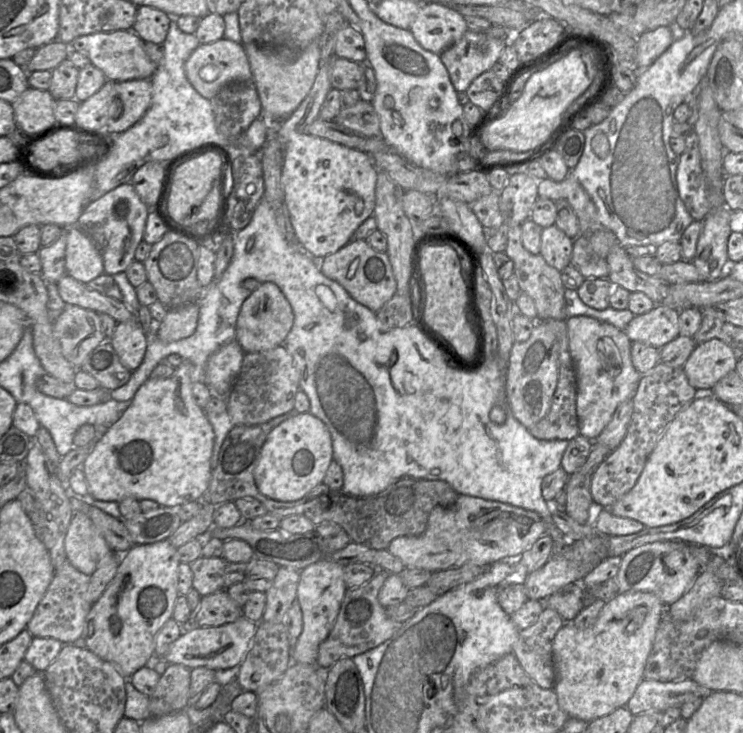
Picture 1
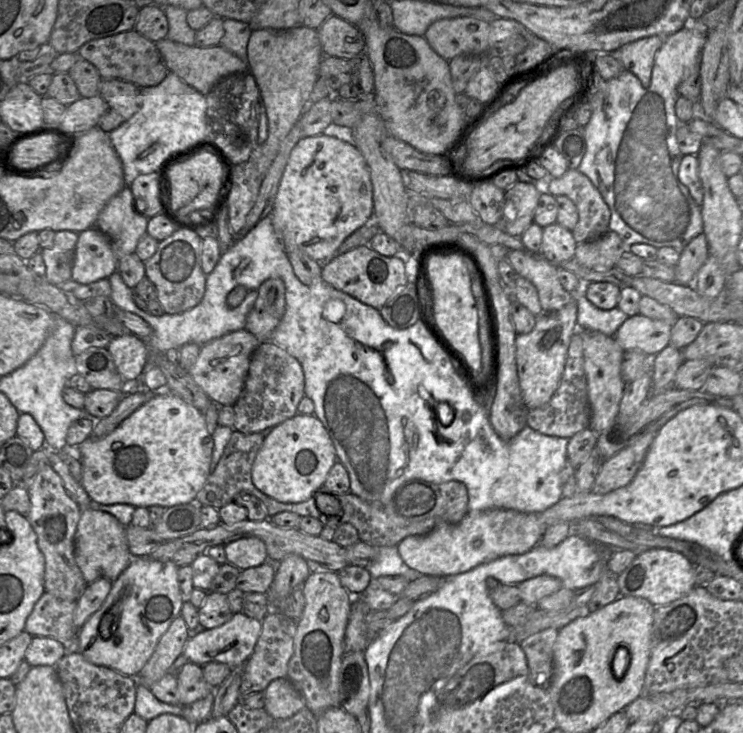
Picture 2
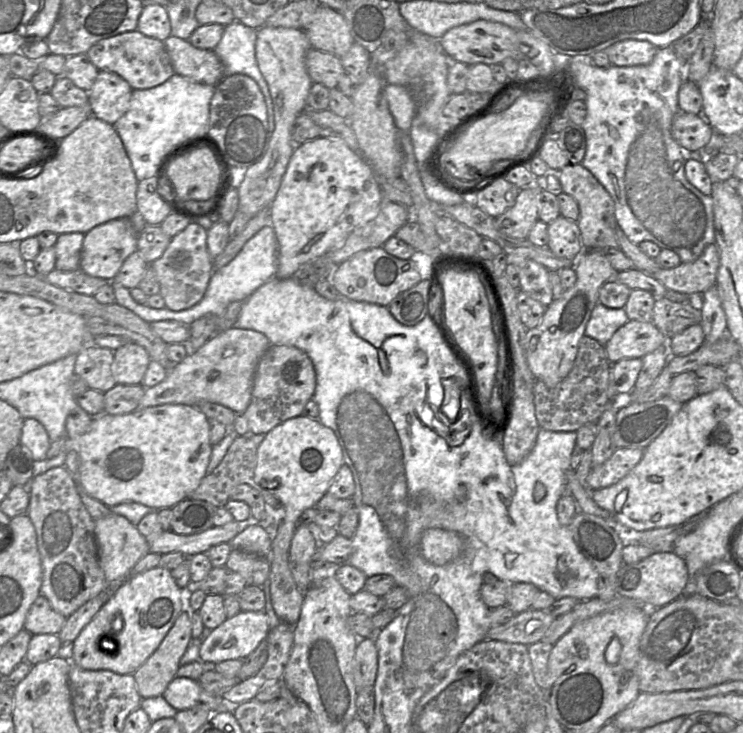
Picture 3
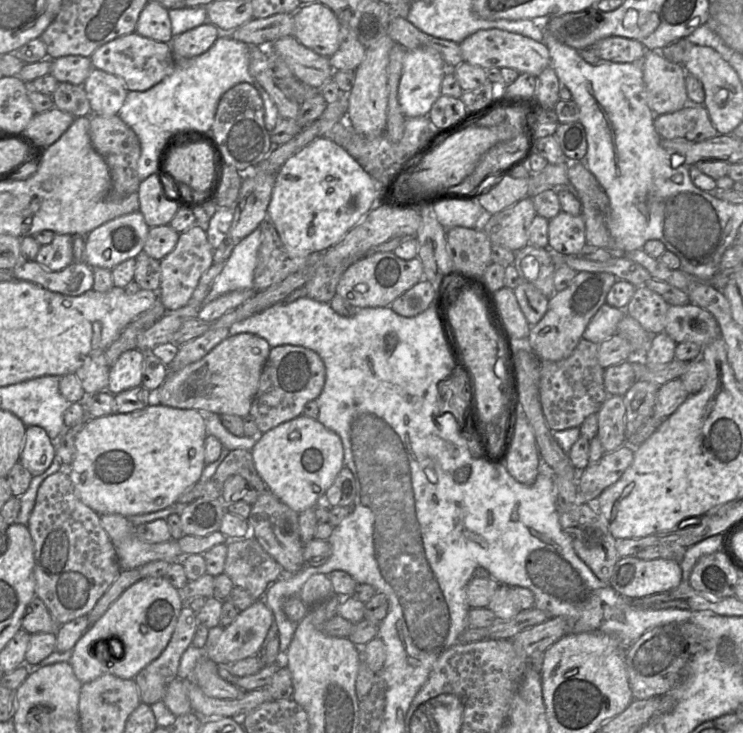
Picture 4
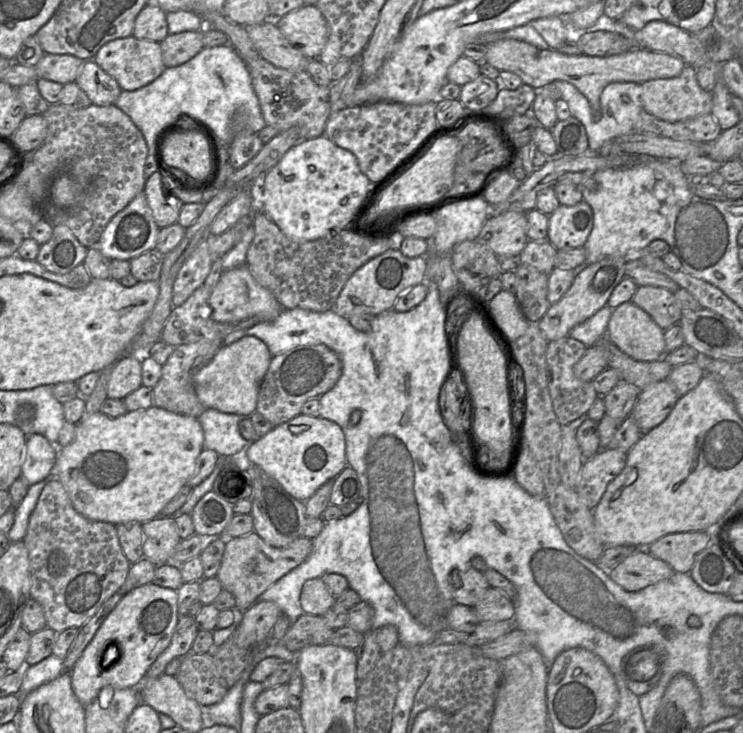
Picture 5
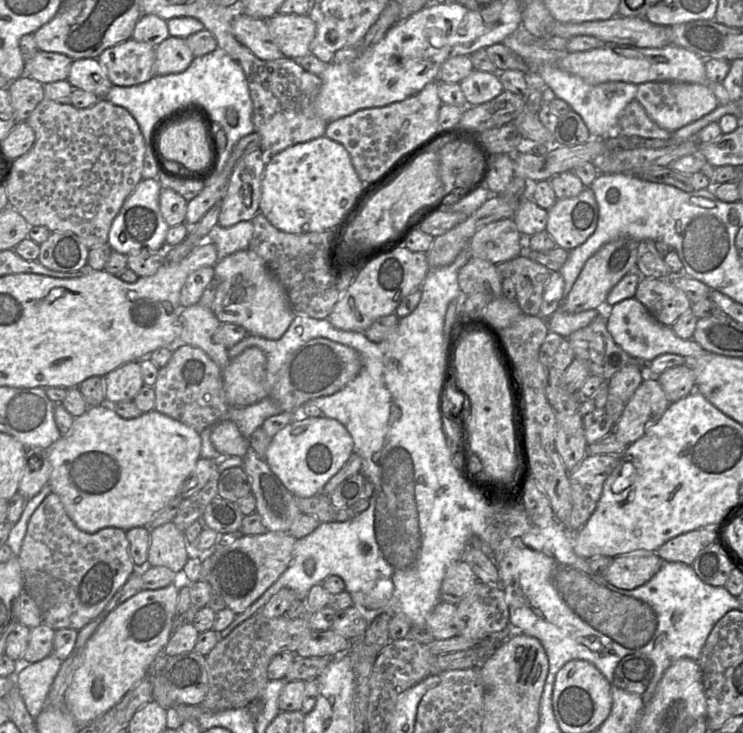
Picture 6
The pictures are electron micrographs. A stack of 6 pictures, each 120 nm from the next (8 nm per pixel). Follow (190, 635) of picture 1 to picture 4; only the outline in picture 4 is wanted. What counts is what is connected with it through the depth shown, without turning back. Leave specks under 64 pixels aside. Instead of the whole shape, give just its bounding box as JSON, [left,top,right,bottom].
[204,598,273,665]

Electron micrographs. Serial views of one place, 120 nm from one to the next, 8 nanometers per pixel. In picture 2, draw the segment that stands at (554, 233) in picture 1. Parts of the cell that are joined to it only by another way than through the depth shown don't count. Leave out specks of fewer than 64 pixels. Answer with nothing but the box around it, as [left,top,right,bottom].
[540,222,577,266]

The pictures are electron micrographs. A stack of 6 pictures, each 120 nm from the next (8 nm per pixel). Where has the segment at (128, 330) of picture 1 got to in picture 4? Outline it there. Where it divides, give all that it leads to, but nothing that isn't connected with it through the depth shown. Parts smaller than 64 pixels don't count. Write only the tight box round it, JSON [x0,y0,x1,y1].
[107,349,146,395]

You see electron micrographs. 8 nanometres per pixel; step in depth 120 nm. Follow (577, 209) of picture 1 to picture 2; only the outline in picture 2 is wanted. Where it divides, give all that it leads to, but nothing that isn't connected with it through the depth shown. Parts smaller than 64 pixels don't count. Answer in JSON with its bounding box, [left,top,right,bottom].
[547,169,611,243]

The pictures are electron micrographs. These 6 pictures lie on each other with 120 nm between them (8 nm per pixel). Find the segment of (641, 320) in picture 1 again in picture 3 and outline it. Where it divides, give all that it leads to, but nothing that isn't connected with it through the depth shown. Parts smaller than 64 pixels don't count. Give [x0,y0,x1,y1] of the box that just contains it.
[604,320,668,364]

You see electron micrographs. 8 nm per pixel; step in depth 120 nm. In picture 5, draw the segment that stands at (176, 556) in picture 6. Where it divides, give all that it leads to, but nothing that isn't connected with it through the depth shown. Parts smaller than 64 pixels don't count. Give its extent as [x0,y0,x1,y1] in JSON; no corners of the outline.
[142,516,180,566]

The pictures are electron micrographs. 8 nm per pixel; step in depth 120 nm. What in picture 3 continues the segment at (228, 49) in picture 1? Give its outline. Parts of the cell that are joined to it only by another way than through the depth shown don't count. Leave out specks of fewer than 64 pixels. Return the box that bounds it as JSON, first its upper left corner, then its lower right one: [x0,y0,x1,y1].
[164,36,223,86]

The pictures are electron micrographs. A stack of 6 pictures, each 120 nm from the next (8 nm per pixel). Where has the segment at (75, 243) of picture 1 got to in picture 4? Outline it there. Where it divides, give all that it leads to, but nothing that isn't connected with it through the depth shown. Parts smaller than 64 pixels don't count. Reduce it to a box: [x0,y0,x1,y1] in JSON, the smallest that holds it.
[84,211,149,270]

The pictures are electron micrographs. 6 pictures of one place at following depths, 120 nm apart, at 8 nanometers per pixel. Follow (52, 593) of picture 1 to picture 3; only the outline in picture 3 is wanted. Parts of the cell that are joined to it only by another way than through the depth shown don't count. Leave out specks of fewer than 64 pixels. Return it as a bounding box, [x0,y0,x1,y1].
[23,595,66,635]

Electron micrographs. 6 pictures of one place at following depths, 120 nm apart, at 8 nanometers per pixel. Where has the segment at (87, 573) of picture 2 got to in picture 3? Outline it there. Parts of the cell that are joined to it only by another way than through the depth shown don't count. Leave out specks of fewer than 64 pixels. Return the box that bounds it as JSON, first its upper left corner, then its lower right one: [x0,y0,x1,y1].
[94,512,150,584]

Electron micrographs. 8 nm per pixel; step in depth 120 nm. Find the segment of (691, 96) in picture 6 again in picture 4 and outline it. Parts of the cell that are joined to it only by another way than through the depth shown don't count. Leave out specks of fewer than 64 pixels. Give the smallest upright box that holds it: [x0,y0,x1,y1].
[642,51,690,116]

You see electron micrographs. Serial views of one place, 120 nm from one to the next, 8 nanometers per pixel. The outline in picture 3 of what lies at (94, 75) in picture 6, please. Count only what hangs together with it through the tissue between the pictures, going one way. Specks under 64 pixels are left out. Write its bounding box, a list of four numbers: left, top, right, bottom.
[88,71,133,124]

